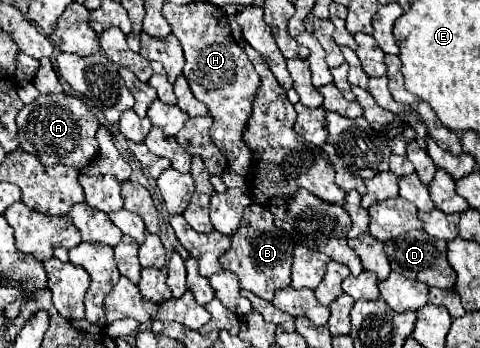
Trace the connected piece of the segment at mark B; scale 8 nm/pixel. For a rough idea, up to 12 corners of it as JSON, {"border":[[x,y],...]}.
{"border":[[250,204],[220,258],[270,302],[290,286],[294,240]]}

